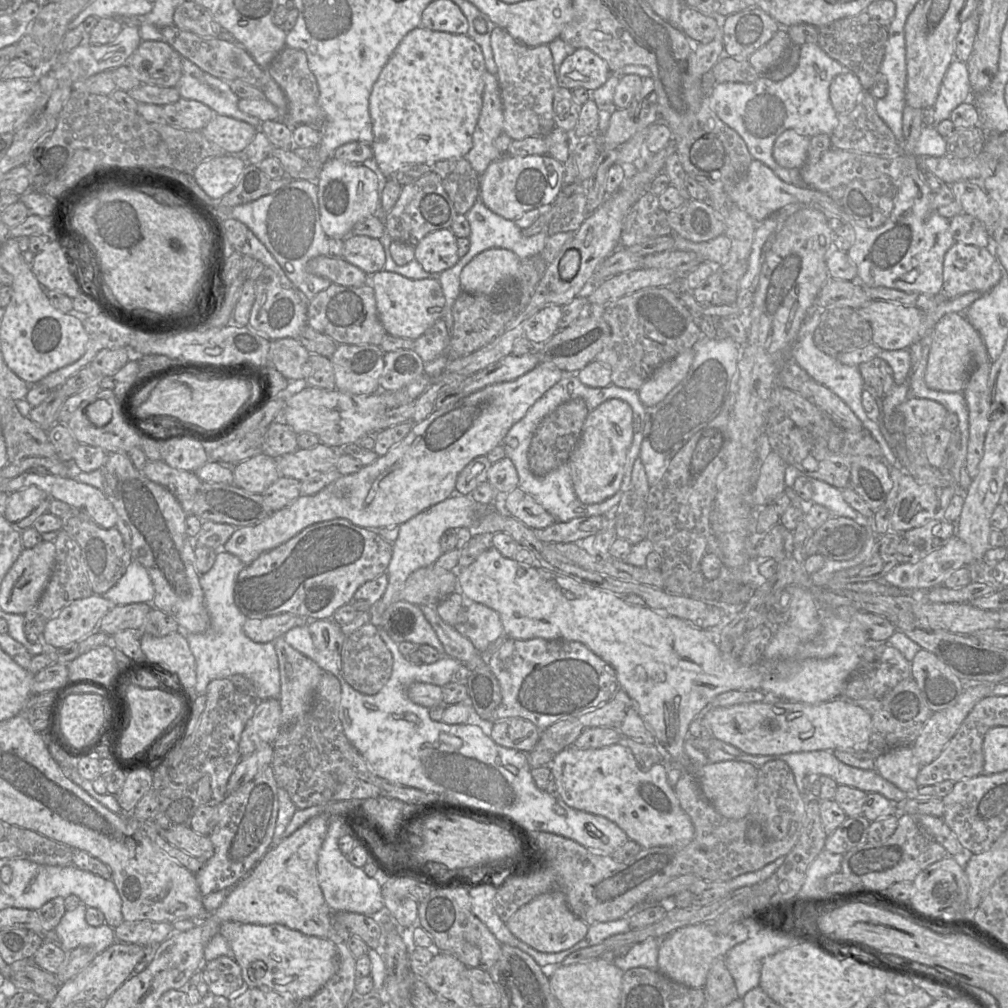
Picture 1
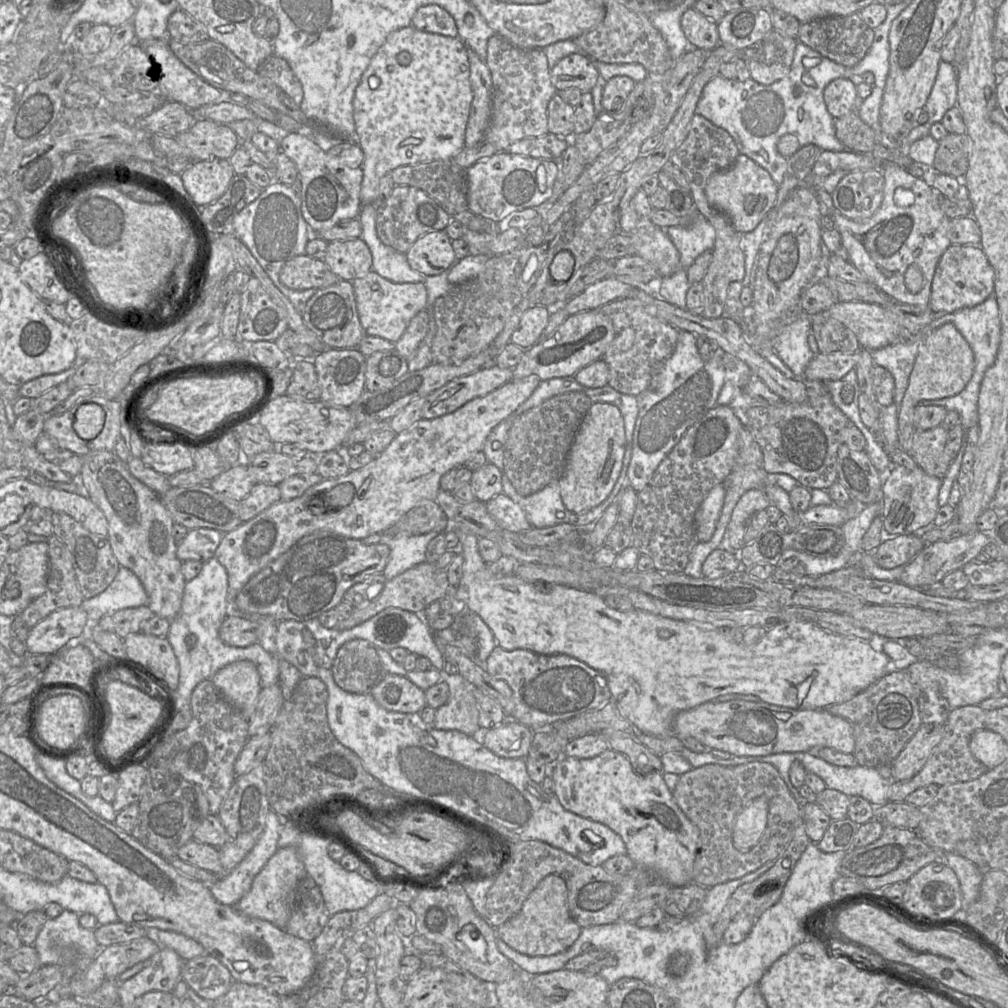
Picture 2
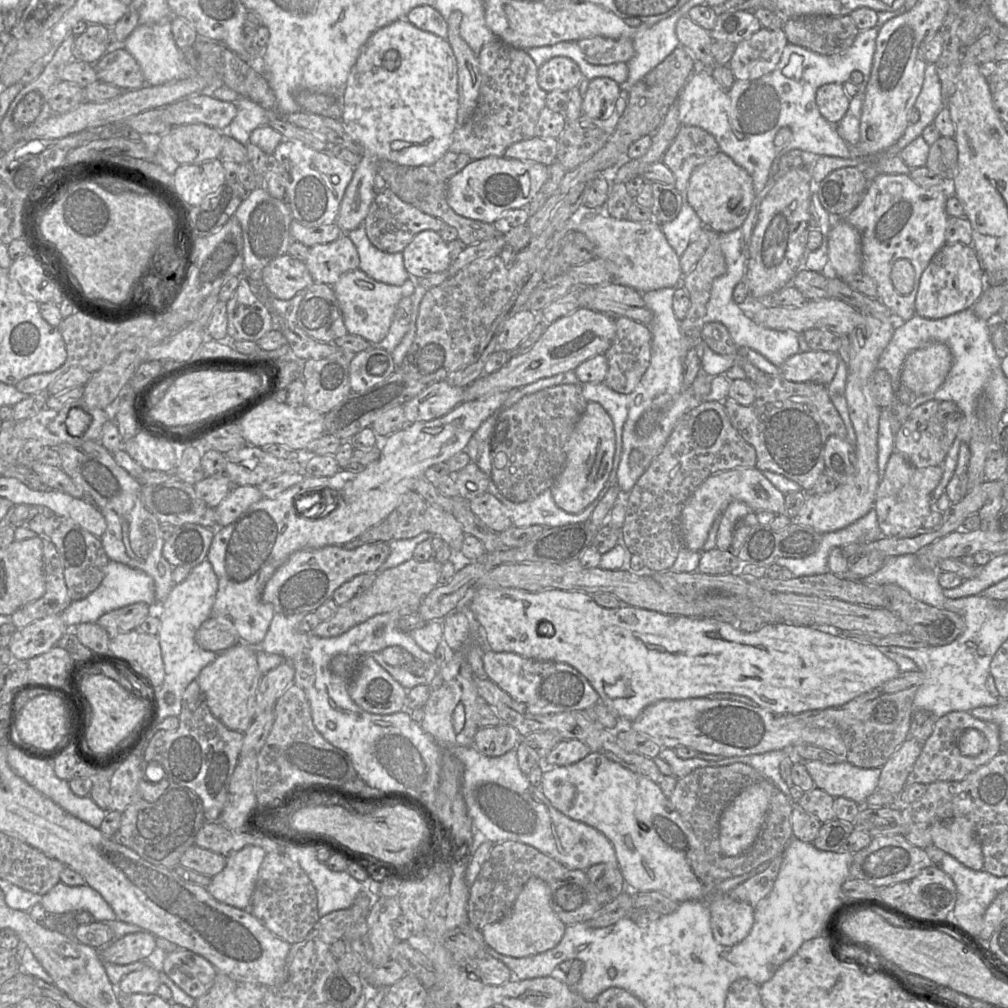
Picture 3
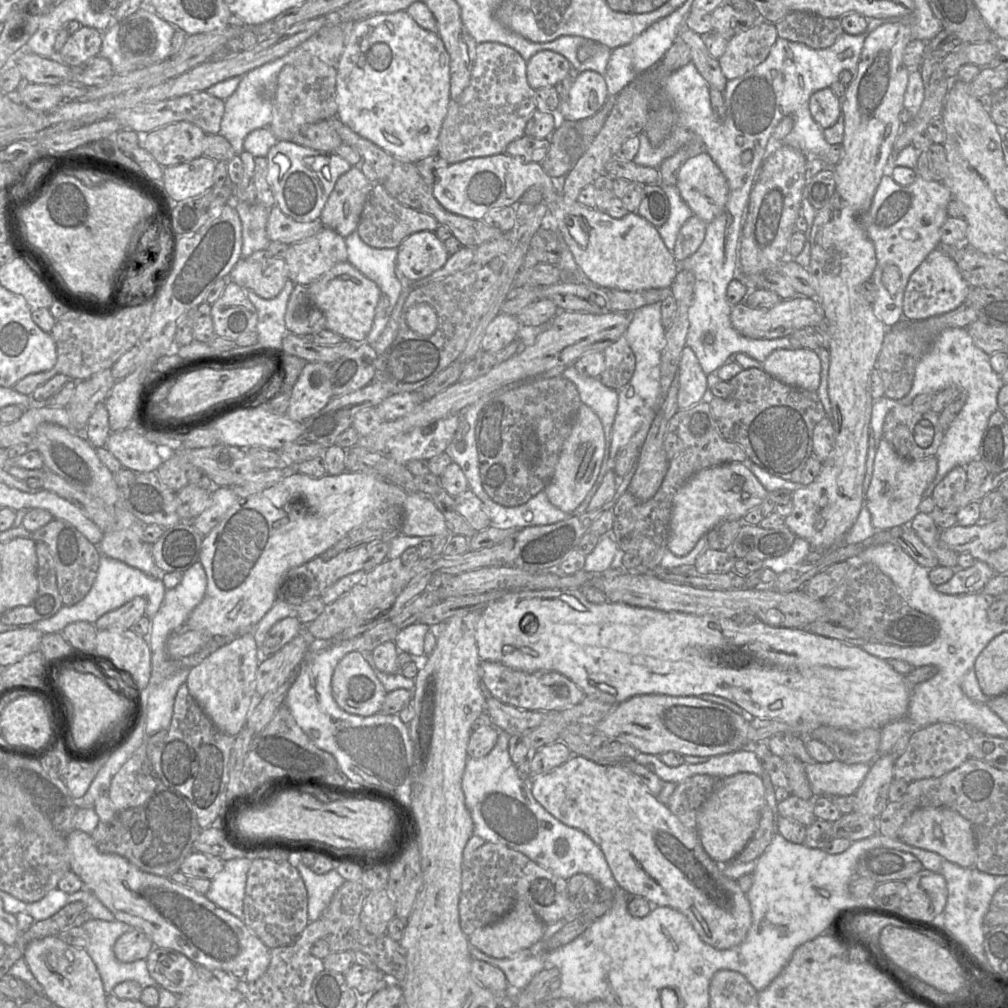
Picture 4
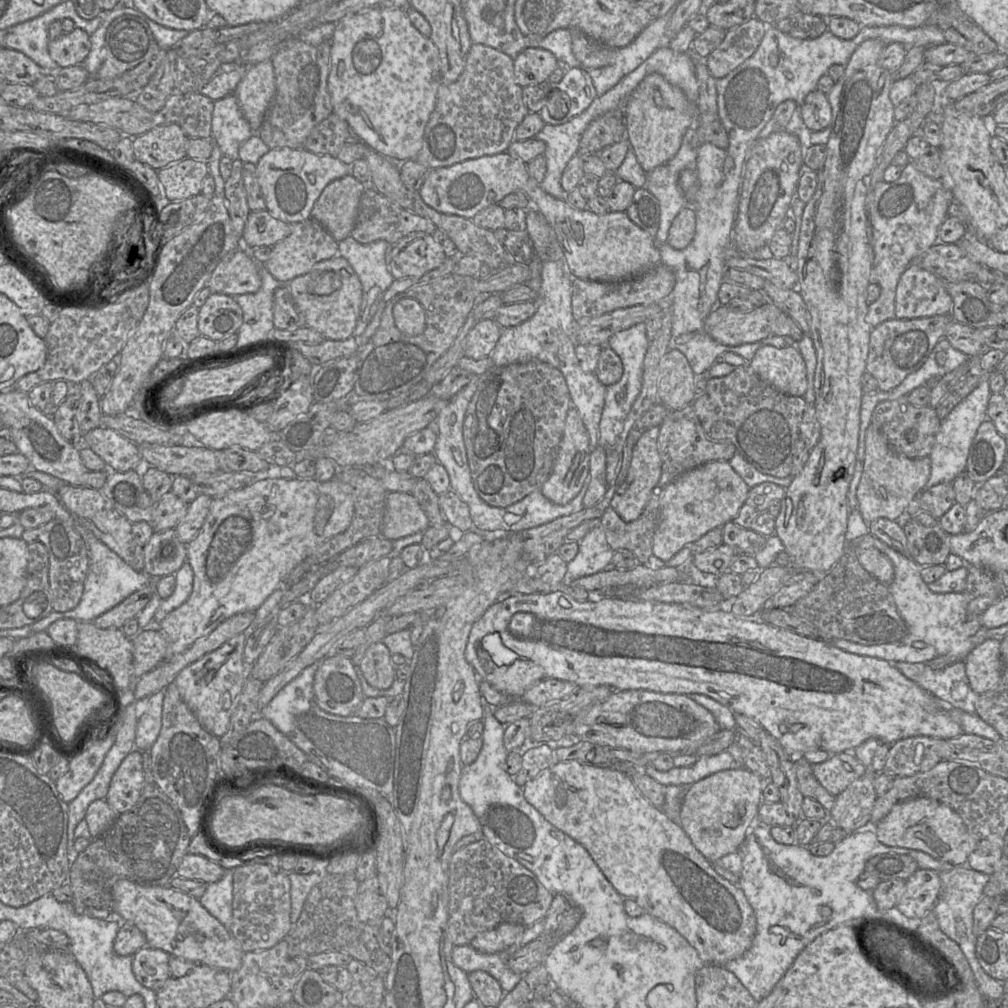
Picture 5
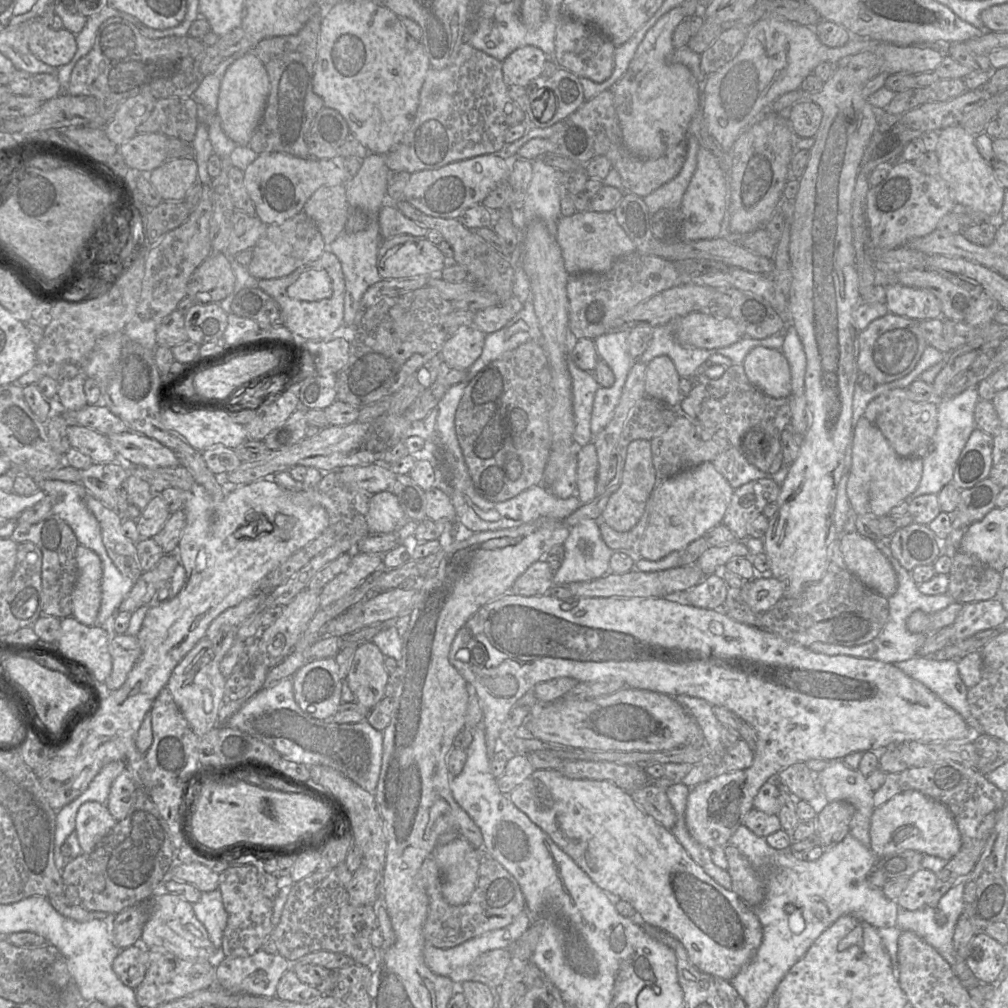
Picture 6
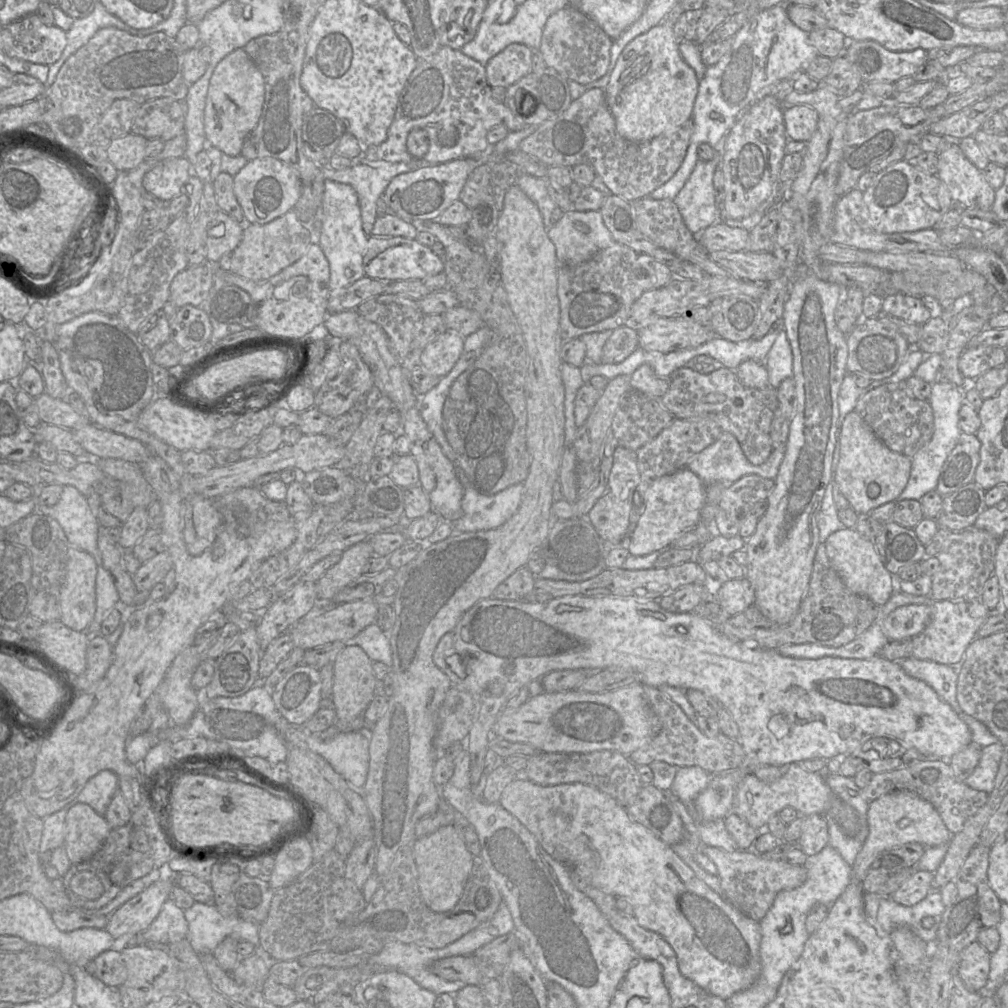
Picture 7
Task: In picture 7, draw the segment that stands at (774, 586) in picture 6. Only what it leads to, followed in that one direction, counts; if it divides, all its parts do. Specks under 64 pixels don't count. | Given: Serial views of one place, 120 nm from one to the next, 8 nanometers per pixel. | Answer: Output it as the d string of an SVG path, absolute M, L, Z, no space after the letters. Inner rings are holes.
M745 577L726 581L716 589L715 595L729 617L745 611L755 601L754 588Z

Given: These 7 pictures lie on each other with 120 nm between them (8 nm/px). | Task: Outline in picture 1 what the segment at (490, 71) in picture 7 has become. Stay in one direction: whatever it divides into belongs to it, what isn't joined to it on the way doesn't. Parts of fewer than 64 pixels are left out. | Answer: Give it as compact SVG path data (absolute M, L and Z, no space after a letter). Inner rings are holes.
M577 48L562 62L558 73L559 87L570 90L583 87L594 91L611 75L607 62L587 48Z

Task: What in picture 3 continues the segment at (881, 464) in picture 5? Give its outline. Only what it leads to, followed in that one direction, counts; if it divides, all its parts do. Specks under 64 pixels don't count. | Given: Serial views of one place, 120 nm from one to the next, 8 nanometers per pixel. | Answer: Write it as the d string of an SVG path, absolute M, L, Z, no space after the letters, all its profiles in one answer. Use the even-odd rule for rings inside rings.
M896 450L891 454L884 476L879 481L874 501L882 535L894 536L903 531L916 530L923 526L925 519L932 511L932 493L941 481L943 472L942 464L919 468L910 464Z

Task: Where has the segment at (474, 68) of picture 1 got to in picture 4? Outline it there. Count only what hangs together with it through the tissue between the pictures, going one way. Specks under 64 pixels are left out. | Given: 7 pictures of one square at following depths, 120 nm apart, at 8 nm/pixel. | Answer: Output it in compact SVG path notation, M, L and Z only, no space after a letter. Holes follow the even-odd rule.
M406 11L375 14L347 26L344 50L336 66L336 102L337 117L359 136L373 142L393 157L415 164L433 153L436 153L438 137L443 121L448 112L450 97L450 57L444 43L437 33L420 27ZM352 166L335 183L319 221L346 238L357 229L372 188L373 184L367 180L360 168Z

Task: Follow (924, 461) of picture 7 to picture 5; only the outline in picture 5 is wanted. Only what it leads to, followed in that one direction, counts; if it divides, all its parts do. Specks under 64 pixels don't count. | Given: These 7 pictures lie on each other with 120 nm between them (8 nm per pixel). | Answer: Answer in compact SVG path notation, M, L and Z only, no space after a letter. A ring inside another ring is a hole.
M983 380L965 399L957 404L951 412L940 420L940 428L936 435L932 451L928 456L931 460L930 477L926 485L915 495L914 500L935 485L953 482L954 479L966 470L970 447L980 425L988 419L987 407L992 393L989 381Z

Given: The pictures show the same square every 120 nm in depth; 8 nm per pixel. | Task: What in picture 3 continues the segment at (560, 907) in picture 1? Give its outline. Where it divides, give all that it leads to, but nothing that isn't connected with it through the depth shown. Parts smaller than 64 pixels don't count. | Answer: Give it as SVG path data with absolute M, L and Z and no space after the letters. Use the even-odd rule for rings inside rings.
M531 878L523 886L508 914L481 929L485 944L502 955L515 958L539 954L557 946L567 925L551 908L549 897L548 884L540 878Z

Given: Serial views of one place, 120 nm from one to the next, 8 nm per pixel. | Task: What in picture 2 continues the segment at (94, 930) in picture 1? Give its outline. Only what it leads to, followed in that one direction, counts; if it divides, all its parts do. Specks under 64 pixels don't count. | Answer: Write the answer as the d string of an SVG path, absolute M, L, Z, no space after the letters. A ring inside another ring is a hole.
M63 910L55 918L48 919L32 945L39 955L41 965L61 966L65 980L85 970L100 950L94 929L82 927L79 915L69 910Z

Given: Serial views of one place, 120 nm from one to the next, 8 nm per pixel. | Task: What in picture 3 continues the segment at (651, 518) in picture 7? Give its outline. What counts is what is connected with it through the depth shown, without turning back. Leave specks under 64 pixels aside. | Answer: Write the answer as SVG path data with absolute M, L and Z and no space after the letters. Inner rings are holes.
M755 466L720 471L709 476L695 490L682 510L684 545L690 550L700 551L715 518L735 500L746 503L753 511L770 511L775 515L785 515L785 494L779 491Z

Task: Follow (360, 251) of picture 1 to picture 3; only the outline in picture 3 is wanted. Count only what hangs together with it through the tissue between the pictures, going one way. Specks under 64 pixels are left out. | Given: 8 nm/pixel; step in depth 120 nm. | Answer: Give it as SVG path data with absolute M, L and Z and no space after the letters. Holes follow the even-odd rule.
M342 235L333 242L311 246L309 256L304 263L314 283L333 285L345 273L358 269L360 258L351 239L347 235Z

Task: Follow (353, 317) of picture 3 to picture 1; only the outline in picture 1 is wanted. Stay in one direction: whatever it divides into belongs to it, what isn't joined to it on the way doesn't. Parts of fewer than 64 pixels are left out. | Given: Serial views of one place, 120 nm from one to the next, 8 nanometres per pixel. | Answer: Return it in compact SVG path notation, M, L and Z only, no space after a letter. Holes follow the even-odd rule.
M385 270L368 276L367 284L374 290L379 320L388 335L415 340L443 317L446 299L438 280L412 280Z

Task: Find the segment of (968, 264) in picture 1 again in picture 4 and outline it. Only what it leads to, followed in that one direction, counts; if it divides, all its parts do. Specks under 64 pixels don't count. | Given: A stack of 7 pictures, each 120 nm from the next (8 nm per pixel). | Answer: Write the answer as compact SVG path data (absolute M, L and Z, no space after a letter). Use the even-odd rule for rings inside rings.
M941 248L930 253L911 274L903 298L903 318L908 321L921 321L949 313L962 304L971 286L962 277L956 262Z

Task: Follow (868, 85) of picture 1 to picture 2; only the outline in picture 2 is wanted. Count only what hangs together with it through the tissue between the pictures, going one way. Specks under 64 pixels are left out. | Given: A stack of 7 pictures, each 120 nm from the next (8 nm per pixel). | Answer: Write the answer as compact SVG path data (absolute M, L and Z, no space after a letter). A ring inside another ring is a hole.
M856 12L848 16L831 16L801 23L796 39L823 57L843 66L853 67L867 54L874 41L874 36L874 29L867 26L859 12Z

